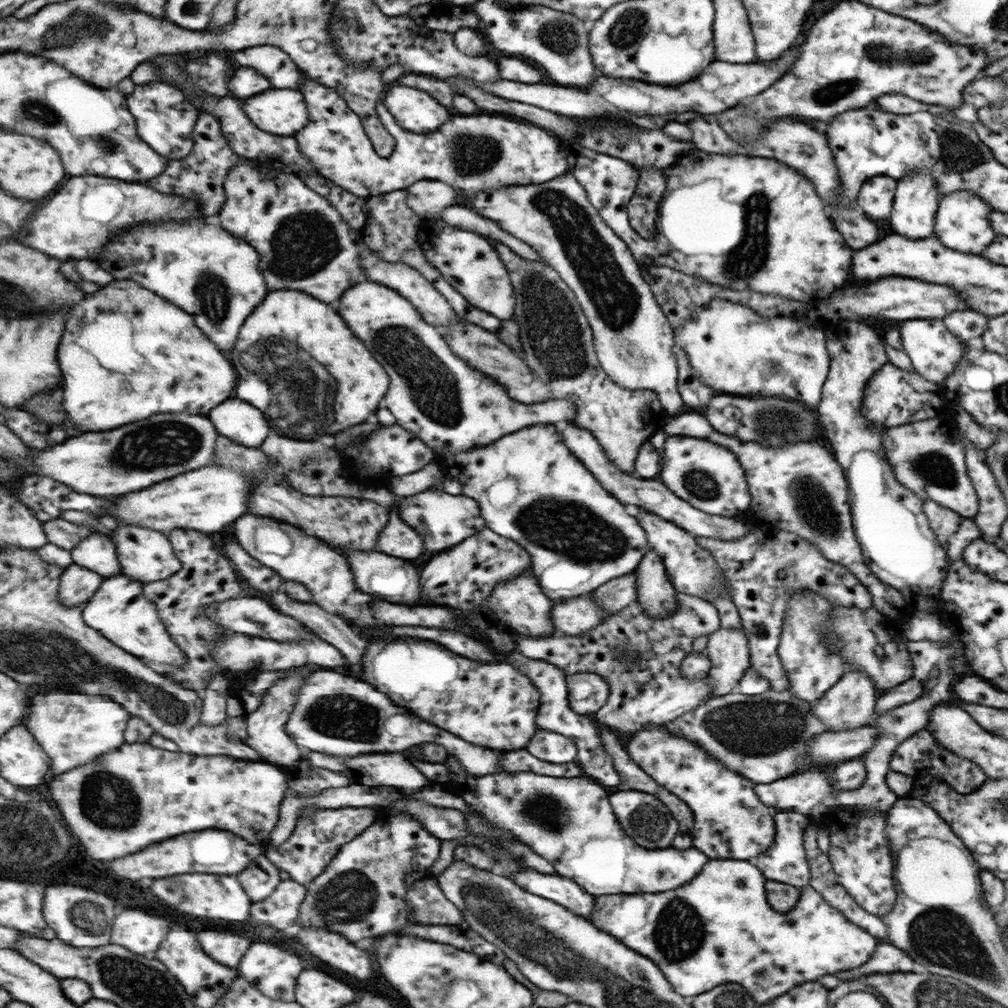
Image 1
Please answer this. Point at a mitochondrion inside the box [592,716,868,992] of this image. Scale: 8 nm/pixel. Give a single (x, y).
(679, 932)

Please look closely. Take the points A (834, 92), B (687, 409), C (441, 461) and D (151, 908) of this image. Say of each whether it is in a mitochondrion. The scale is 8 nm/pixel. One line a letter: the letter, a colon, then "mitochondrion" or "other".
A: mitochondrion
B: other
C: other
D: other

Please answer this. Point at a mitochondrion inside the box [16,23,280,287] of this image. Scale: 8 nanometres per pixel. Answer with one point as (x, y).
(37, 111)

